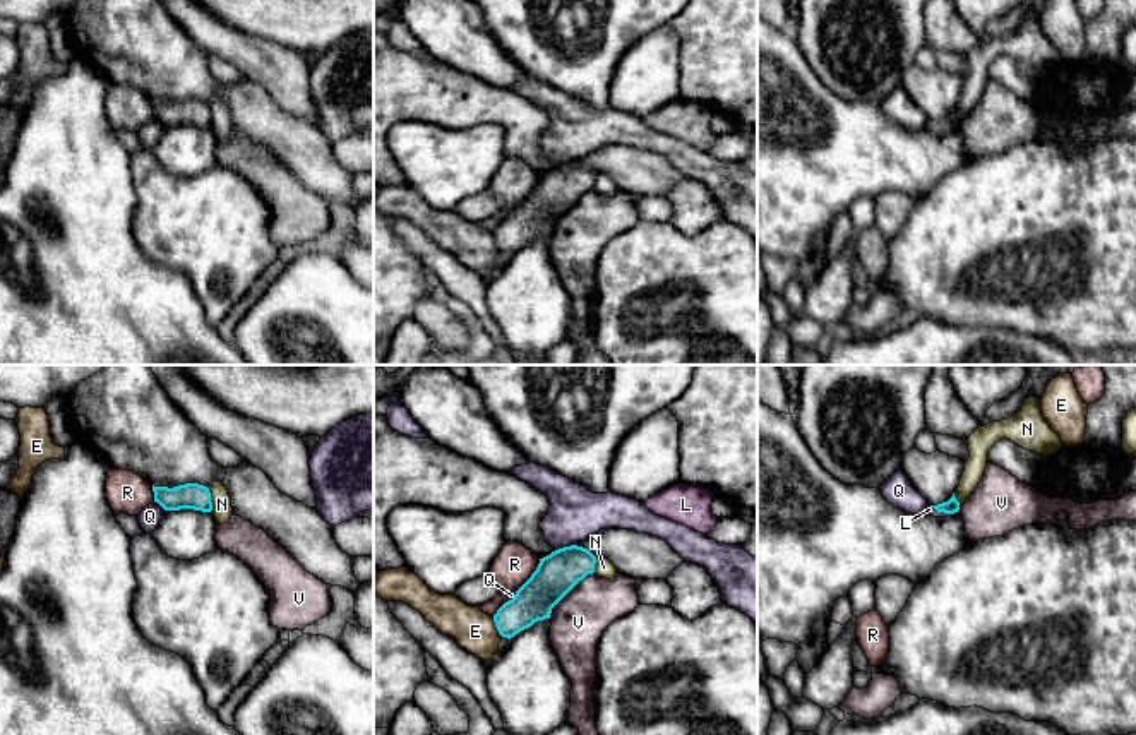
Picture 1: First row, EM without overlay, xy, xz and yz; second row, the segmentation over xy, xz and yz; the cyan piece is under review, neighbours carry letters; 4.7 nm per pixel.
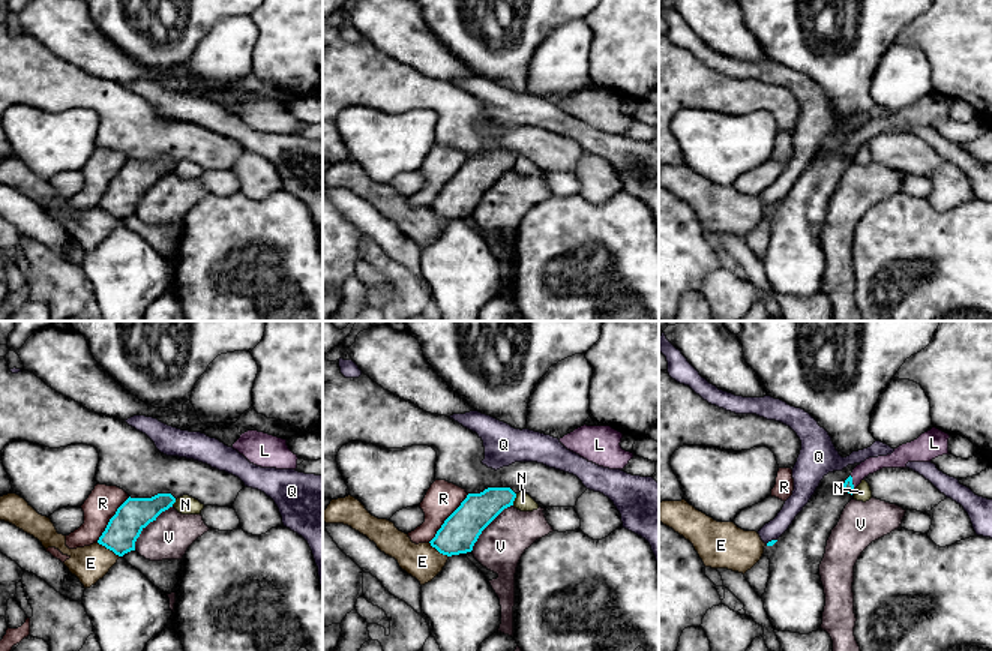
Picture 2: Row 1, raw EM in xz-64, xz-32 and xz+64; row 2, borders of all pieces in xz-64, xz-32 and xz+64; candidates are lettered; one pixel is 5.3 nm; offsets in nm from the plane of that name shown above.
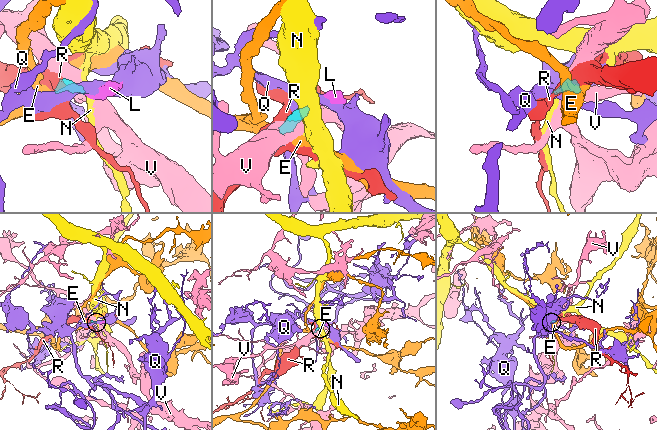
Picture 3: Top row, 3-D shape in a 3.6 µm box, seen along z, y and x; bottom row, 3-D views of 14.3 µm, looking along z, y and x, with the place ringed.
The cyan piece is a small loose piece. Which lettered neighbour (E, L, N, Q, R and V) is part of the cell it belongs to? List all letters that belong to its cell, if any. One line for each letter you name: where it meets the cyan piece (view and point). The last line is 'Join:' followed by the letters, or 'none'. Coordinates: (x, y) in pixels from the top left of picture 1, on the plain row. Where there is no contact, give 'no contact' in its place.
L: contact yz (938, 127)
Join: L

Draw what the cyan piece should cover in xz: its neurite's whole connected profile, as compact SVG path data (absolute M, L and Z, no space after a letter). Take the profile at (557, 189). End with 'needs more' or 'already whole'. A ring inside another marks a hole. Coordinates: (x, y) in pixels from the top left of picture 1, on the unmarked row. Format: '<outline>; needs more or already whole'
M571 161L540 175L536 187L493 231L502 254L514 254L538 236L550 235L552 224L588 190L595 188L596 173Z; already whole

